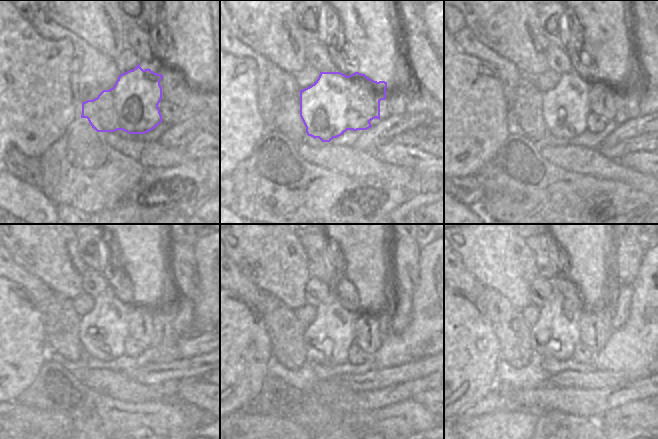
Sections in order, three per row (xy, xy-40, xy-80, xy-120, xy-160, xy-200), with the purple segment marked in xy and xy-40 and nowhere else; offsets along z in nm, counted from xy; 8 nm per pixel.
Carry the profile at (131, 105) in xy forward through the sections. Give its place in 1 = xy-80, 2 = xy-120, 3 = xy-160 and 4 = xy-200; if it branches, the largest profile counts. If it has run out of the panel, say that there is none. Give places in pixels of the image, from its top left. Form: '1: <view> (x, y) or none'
1: xy-80 (551, 106)
2: xy-120 (103, 332)
3: xy-160 (328, 338)
4: xy-200 (556, 333)

